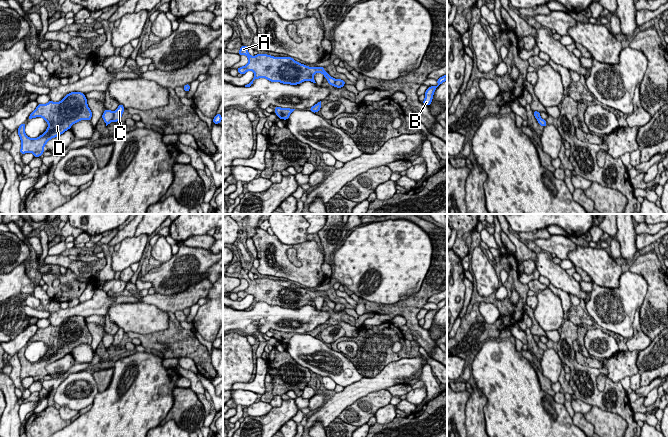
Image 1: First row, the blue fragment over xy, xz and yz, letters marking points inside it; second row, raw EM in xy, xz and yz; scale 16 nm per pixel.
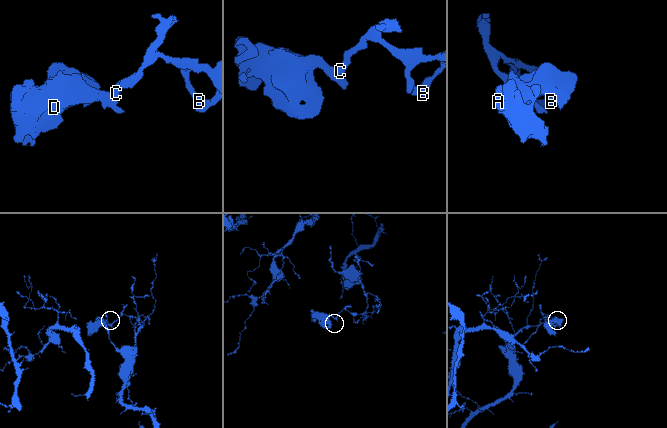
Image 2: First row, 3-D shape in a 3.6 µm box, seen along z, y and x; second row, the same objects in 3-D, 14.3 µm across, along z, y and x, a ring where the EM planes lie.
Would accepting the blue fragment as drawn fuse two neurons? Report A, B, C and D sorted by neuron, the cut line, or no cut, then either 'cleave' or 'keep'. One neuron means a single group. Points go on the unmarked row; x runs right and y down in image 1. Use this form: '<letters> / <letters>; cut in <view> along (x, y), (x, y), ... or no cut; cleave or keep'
A D / B C; cut in xy along (114, 336), (111, 344); cleave

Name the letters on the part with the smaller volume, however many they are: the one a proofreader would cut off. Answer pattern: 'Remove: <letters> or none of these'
Remove: A, D

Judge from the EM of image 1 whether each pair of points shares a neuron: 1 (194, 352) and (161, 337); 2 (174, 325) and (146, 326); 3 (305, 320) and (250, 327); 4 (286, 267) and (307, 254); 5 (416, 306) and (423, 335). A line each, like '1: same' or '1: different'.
1: same
2: different
3: same
4: same
5: same

